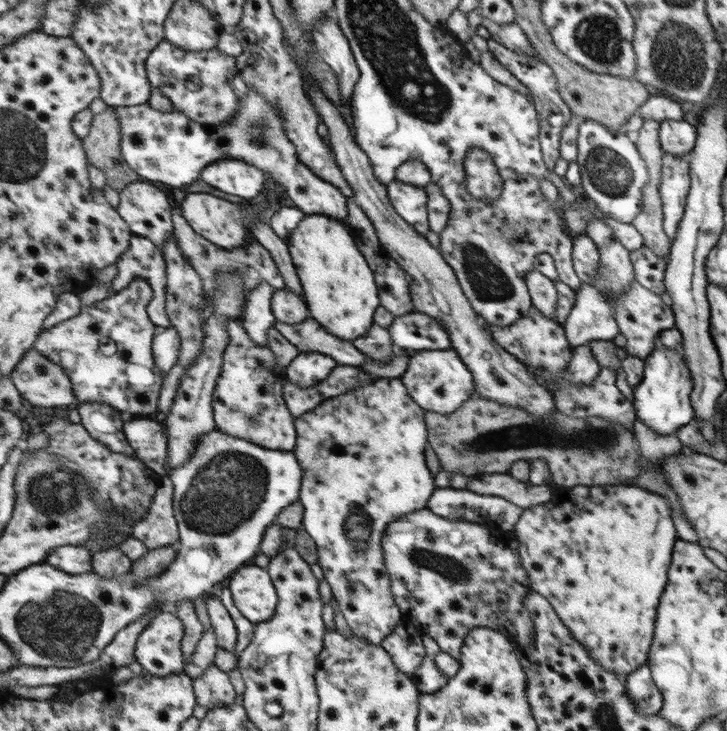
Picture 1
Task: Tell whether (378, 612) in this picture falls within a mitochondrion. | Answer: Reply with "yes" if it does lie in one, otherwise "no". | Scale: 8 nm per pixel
no

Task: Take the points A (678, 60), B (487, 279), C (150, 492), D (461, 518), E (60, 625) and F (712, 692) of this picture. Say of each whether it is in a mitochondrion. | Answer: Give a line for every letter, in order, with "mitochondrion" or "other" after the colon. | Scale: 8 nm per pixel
A: mitochondrion
B: mitochondrion
C: other
D: other
E: mitochondrion
F: mitochondrion

